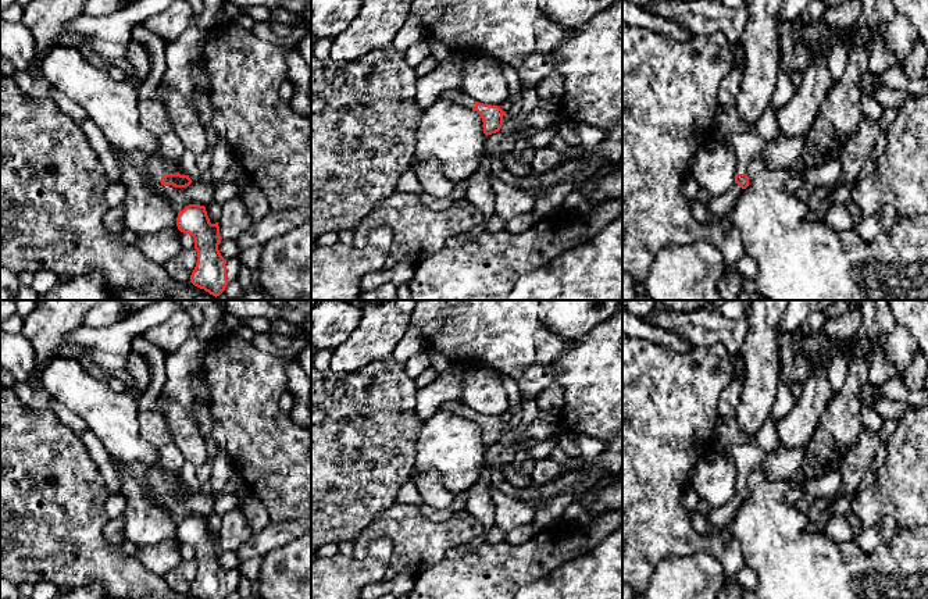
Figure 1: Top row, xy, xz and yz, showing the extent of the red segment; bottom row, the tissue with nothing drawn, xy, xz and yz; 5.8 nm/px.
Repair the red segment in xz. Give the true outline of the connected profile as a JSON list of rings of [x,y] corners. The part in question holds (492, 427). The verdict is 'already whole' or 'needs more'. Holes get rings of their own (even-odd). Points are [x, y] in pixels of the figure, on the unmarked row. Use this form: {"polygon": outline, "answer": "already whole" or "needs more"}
{"polygon": [[[457,399],[442,403],[439,410],[451,411],[468,421],[477,422],[482,429],[486,448],[499,443],[503,436],[504,422],[499,417],[478,414]]], "answer": "needs more"}

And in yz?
{"polygon": [[[754,441],[717,449],[729,456],[736,466],[735,495],[742,500],[749,498],[747,477],[761,467],[768,479],[796,481],[804,467],[804,449],[781,445],[775,452],[761,449]]], "answer": "needs more"}

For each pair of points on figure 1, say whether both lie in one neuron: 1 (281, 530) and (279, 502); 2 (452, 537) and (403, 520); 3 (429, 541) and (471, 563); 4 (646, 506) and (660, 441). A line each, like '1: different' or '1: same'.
1: different
2: same
3: different
4: same

